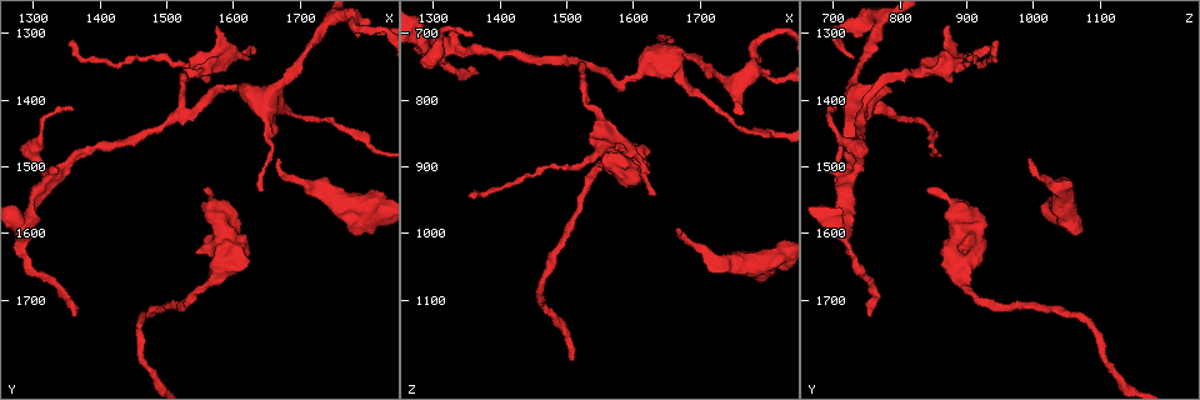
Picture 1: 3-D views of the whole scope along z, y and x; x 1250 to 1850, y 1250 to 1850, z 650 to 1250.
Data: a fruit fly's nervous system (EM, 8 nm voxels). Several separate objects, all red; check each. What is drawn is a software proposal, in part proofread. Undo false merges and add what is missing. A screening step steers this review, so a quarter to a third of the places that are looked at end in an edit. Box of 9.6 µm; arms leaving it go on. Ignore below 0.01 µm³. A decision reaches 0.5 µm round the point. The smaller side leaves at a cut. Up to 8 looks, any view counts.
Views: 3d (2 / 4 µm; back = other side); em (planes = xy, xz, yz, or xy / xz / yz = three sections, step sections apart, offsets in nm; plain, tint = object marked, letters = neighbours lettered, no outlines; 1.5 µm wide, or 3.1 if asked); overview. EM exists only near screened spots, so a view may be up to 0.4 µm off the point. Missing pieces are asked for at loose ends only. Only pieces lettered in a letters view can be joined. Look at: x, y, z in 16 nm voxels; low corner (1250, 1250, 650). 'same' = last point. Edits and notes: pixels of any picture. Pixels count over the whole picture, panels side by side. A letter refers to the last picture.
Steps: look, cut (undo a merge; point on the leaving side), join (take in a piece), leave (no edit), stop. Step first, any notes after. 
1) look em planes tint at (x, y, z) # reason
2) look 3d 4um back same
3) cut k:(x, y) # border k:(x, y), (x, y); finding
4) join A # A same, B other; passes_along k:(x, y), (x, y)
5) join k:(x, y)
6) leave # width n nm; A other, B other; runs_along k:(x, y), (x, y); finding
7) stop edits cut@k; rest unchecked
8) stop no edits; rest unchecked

look 3d 4um at (1665, 1485, 995) # an open end

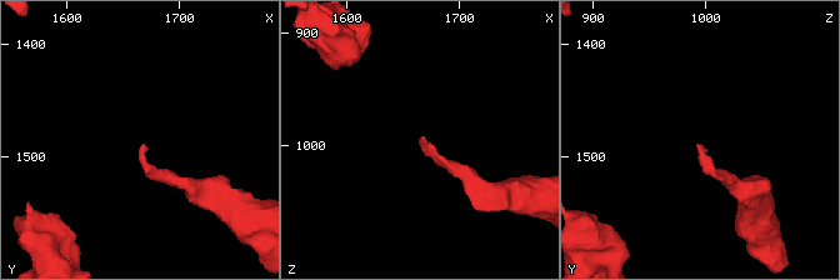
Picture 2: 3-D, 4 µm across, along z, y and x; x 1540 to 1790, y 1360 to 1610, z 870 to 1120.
look em yz step 4 letters at (1668, 1490, 992) # now the EM

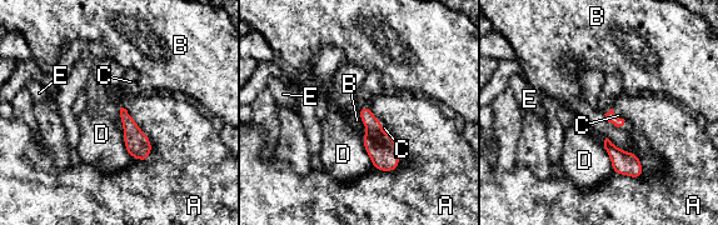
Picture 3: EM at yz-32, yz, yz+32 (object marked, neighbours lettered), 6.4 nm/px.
look em planes letters same

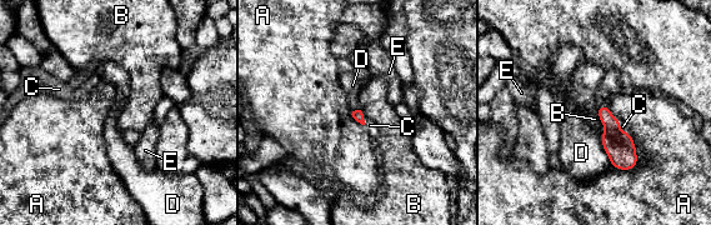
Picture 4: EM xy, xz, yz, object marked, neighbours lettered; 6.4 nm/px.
join C # A other, B other, C same, D other, E other; it goes on there

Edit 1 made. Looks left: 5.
look overview # see it whole again

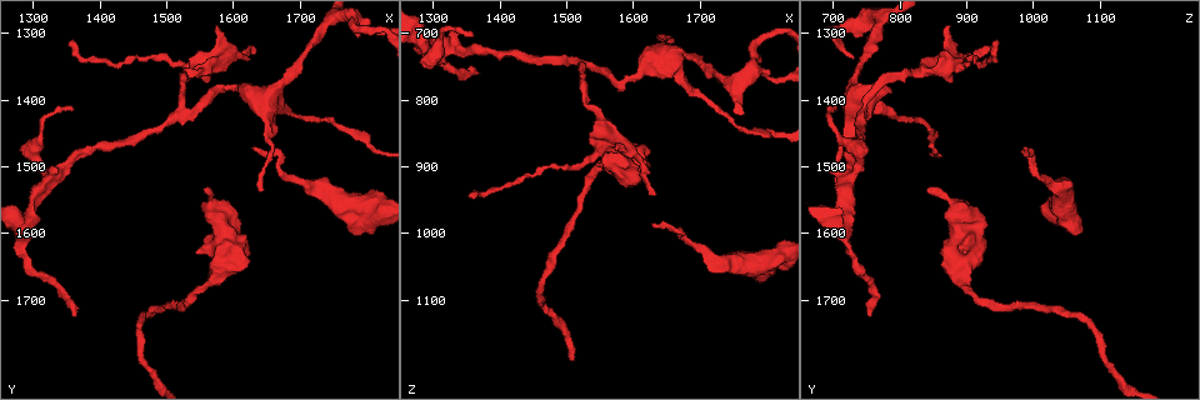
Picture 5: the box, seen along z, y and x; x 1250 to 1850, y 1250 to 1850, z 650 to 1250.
look 3d 2um at (1560, 1540, 840) # free end

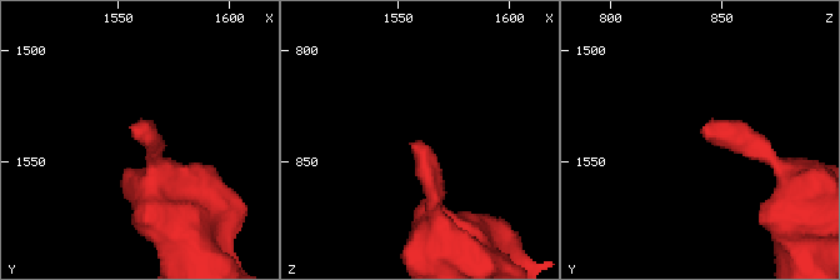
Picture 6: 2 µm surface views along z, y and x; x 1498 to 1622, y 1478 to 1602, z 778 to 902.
look em xy step 4 letters at (1557, 1537, 841)

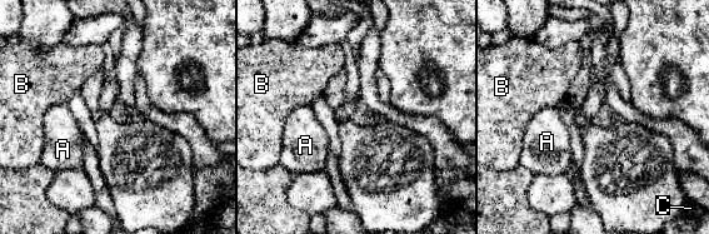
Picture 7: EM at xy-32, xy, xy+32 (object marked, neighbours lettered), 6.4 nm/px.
look em planes letters same # cut it another way

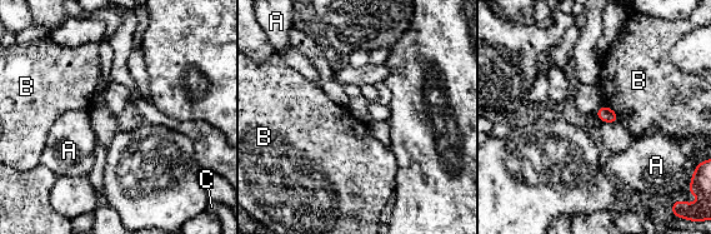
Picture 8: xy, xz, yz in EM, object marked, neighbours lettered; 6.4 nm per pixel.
leave # width 100 nm; longest_contact B 160 nm; A other, B other, C other; no lettered piece goes on from it

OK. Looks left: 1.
stop edits join@4; rest unchecked

